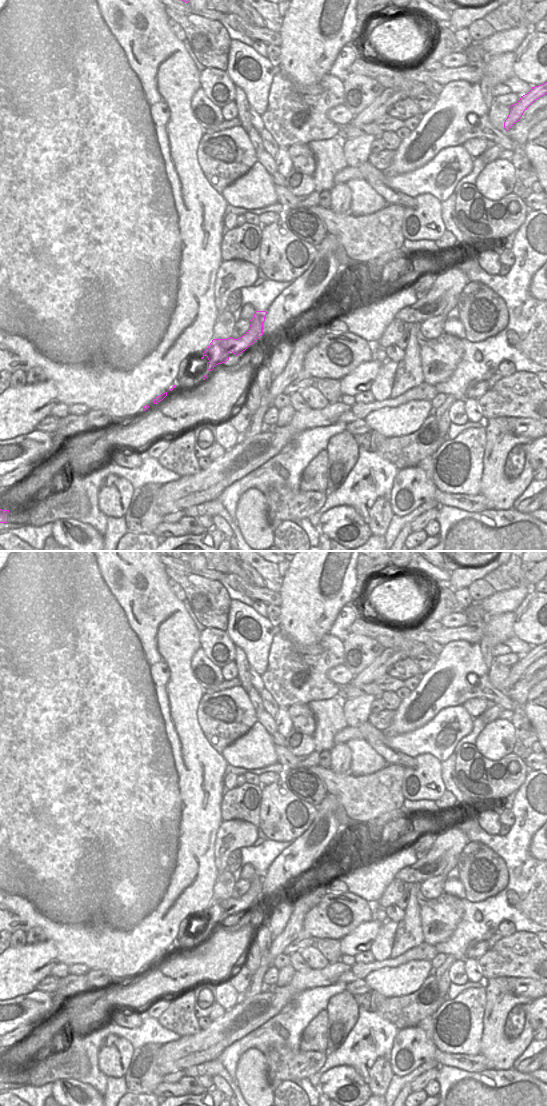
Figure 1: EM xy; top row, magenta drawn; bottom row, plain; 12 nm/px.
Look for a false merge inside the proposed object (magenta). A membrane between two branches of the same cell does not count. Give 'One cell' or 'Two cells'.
Two cells.

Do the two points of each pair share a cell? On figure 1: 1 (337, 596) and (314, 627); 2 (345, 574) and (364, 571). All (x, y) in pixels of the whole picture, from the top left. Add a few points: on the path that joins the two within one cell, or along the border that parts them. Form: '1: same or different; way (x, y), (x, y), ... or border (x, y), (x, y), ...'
1: same; way (329, 604), (314, 619)
2: different; border (356, 561), (356, 577), (358, 579)

